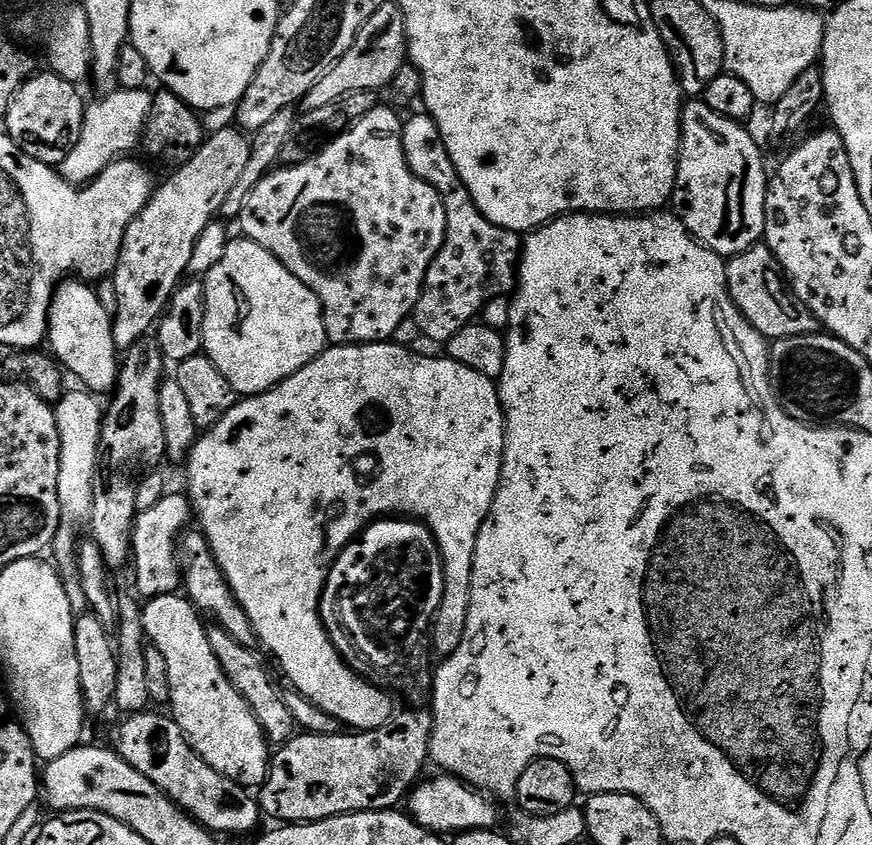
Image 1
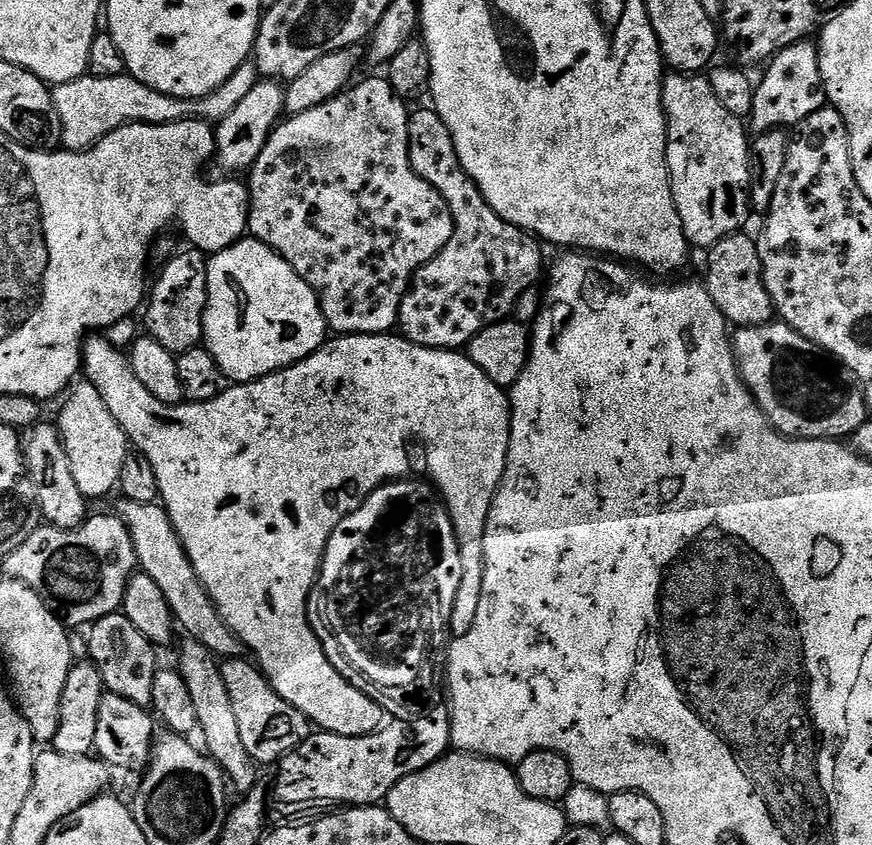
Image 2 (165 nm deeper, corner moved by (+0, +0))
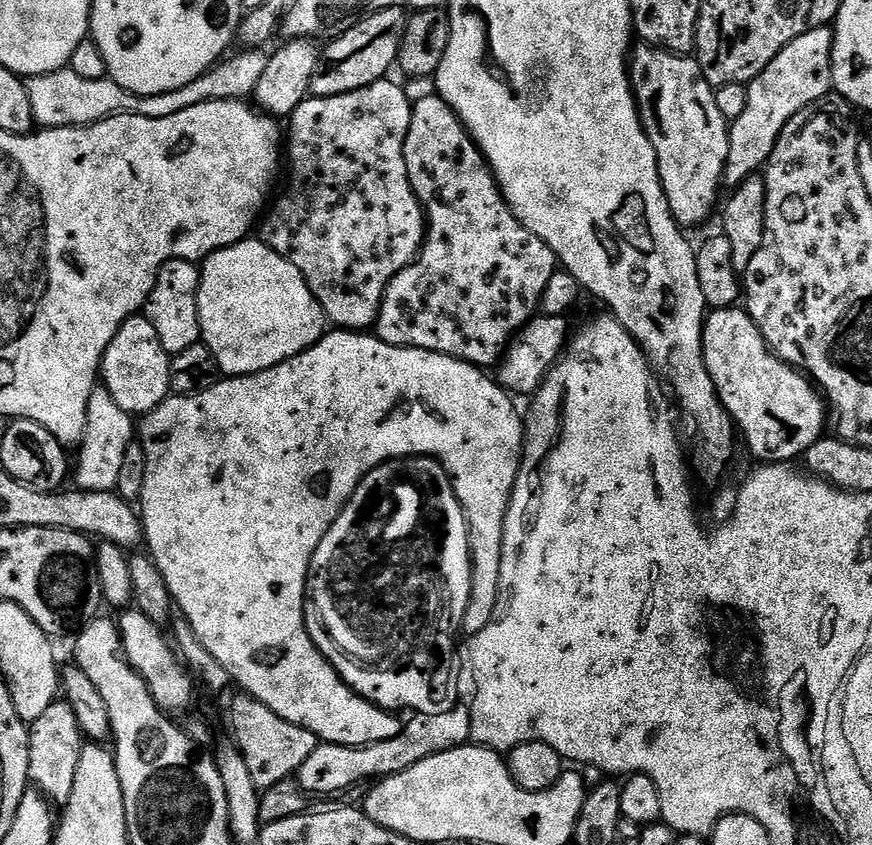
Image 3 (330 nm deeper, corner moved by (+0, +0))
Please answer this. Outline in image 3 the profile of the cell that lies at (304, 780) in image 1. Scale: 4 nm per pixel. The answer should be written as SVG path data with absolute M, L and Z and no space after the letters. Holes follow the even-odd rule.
M457 706L451 708L446 714L416 714L411 717L412 721L405 723L400 733L386 742L374 742L364 748L351 748L350 746L338 746L337 744L317 743L314 754L302 762L298 773L298 783L303 792L316 796L332 796L342 794L347 788L355 784L375 781L377 778L393 776L399 772L405 772L410 766L422 762L439 752L448 752L452 748L463 748L472 740L472 713L467 707Z

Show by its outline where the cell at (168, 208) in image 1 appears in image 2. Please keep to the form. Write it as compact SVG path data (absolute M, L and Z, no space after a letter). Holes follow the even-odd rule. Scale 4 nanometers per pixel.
M261 78L254 86L254 90L250 90L250 95L234 109L234 114L230 114L215 125L216 154L214 160L217 165L220 163L228 171L225 173L247 173L258 158L258 154L262 154L262 146L266 146L273 128L281 123L285 115L285 89L285 85L279 80Z

